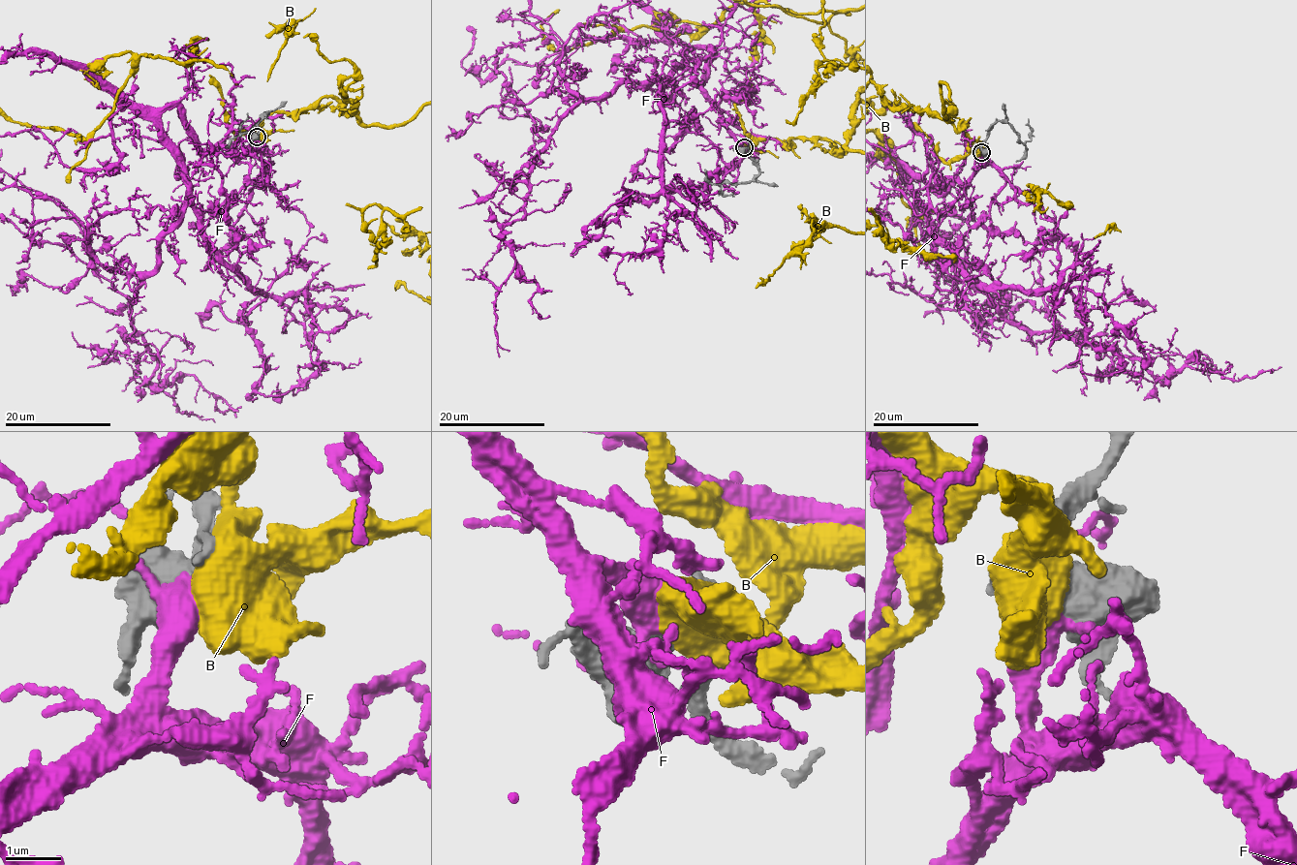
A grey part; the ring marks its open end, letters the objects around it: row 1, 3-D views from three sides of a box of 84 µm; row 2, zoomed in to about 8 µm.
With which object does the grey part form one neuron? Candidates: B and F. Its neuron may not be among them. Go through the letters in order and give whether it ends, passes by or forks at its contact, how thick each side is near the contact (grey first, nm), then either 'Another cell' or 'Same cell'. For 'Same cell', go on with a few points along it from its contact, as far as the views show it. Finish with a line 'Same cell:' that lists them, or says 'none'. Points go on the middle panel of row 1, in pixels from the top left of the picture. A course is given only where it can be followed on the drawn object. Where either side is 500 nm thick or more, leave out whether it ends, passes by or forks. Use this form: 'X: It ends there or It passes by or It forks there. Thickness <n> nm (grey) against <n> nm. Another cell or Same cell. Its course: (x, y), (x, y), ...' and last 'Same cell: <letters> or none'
B: Thickness 360 nm (grey) against 600 nm. Another cell
F: Thickness 550 nm (grey) against 440 nm. Same cell. Its course: (744, 147), (692, 46), (567, 113), (502, 231), (509, 351)
Same cell: F

